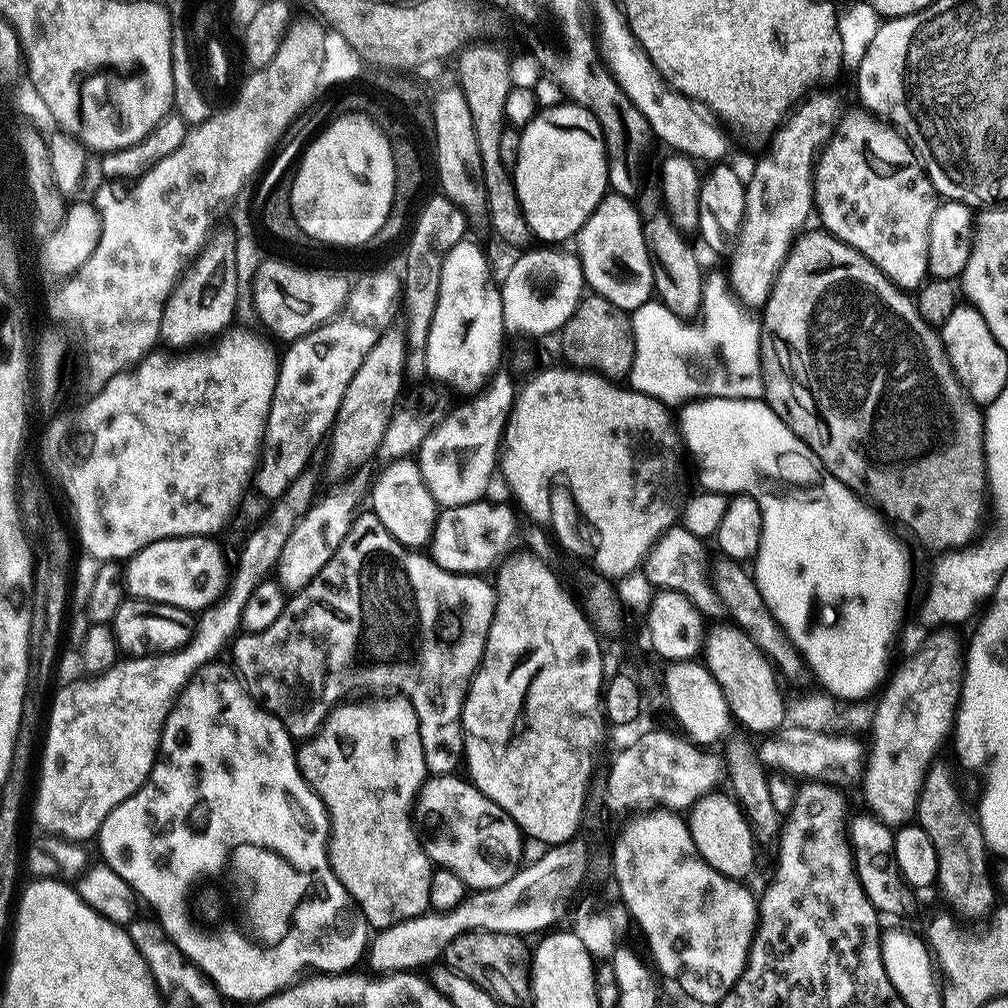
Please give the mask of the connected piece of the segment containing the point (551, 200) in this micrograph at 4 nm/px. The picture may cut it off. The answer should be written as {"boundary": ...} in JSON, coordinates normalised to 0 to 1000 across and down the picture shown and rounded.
{"boundary":[[[563,105],[563,107],[548,107],[544,111],[544,115],[539,115],[539,113],[533,114],[531,118],[525,120],[524,123],[519,124],[518,130],[516,131],[516,143],[513,145],[513,153],[510,156],[510,166],[507,168],[508,181],[510,186],[512,186],[513,200],[516,202],[516,211],[520,215],[521,224],[524,225],[525,231],[529,235],[533,234],[533,239],[539,240],[544,244],[552,244],[557,240],[555,238],[566,239],[568,235],[574,231],[575,226],[579,221],[585,216],[585,212],[589,209],[593,203],[595,203],[596,198],[599,197],[601,191],[605,187],[605,180],[603,178],[603,151],[599,148],[599,138],[595,132],[595,126],[593,121],[588,119],[586,115],[583,114],[583,110],[580,107],[572,107],[570,105]]]}

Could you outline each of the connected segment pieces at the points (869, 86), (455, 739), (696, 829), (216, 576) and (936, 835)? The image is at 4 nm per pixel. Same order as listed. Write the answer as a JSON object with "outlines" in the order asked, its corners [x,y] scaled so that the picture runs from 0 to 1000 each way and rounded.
{"outlines":[[[[905,15],[886,16],[878,19],[872,25],[870,33],[867,34],[866,41],[863,42],[852,67],[847,71],[849,91],[853,94],[854,101],[858,103],[856,106],[866,116],[879,117],[880,122],[894,135],[899,133],[899,129],[895,129],[895,125],[891,125],[891,121],[887,121],[889,117],[887,117],[887,113],[883,112],[885,103],[889,103],[891,93],[893,93],[891,71],[895,69],[897,52],[905,50],[905,44],[909,44],[909,32],[913,32],[913,24],[909,24],[909,19]]],[[[358,507],[349,519],[349,525],[343,530],[341,539],[335,542],[335,546],[327,554],[327,558],[323,558],[323,562],[319,562],[317,568],[299,587],[293,588],[285,596],[283,603],[276,610],[275,616],[259,627],[243,626],[233,632],[228,643],[231,655],[229,655],[229,658],[232,663],[232,658],[234,658],[234,663],[238,666],[236,668],[237,674],[240,676],[246,690],[262,706],[275,713],[285,724],[291,735],[294,736],[302,736],[313,730],[320,722],[325,707],[342,692],[348,691],[345,690],[348,687],[373,687],[369,688],[377,688],[380,688],[377,687],[380,683],[393,683],[389,685],[404,692],[413,705],[413,711],[417,717],[417,727],[419,728],[419,744],[421,745],[426,767],[429,770],[446,770],[453,765],[452,761],[455,758],[457,761],[462,750],[462,731],[456,713],[460,703],[460,694],[464,691],[464,683],[468,679],[468,671],[474,665],[476,654],[480,651],[486,617],[492,604],[489,580],[487,578],[483,579],[480,575],[483,574],[479,570],[460,571],[457,567],[448,568],[446,565],[440,565],[438,562],[432,560],[428,551],[416,550],[414,547],[406,546],[396,540],[370,507]]],[[[703,786],[686,801],[681,810],[683,822],[697,853],[708,859],[708,863],[712,863],[717,869],[734,875],[739,872],[737,869],[746,865],[752,838],[747,830],[746,820],[742,817],[742,812],[738,809],[738,803],[725,789],[716,790],[712,786]]],[[[174,532],[137,546],[122,561],[122,586],[132,595],[168,599],[184,607],[197,608],[218,594],[228,571],[227,564],[222,564],[221,550],[210,538],[205,532]]],[[[936,752],[930,753],[921,761],[909,797],[907,813],[923,831],[923,835],[927,835],[927,843],[931,847],[931,881],[937,884],[938,891],[945,897],[943,900],[953,910],[983,906],[989,896],[990,881],[986,876],[986,865],[980,862],[980,836],[976,833],[969,807],[960,803],[960,798],[948,779],[947,764]]]]}

